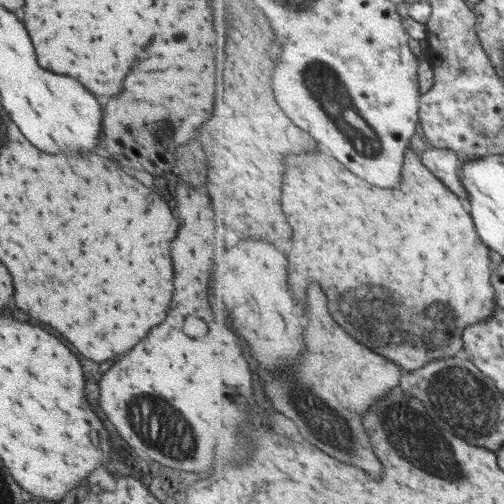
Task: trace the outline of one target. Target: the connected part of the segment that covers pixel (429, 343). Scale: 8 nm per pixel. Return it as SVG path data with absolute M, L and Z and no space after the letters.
M320 150L308 152L308 154L296 154L296 156L292 156L292 160L288 160L288 176L286 176L286 186L284 186L284 210L288 212L288 218L292 220L292 226L296 230L294 248L290 254L290 262L292 262L290 264L290 272L292 272L290 282L300 292L298 298L306 300L306 296L302 296L302 292L310 286L310 282L318 280L324 286L322 278L326 278L326 288L328 288L326 292L330 296L332 312L336 312L340 316L338 318L340 324L344 328L348 328L348 332L352 332L362 344L370 346L373 351L376 350L382 356L392 358L400 366L404 366L406 370L415 371L437 360L458 356L460 350L465 350L463 334L467 328L492 318L498 308L498 302L494 283L495 266L490 258L491 248L478 234L476 222L474 222L472 214L466 210L462 197L456 194L439 176L436 176L435 172L432 172L432 169L423 161L423 156L420 156L416 150L407 152L402 182L404 184L400 183L400 188L380 188L380 186L374 186L368 180L356 176L350 168L346 168L332 154L326 154Z

